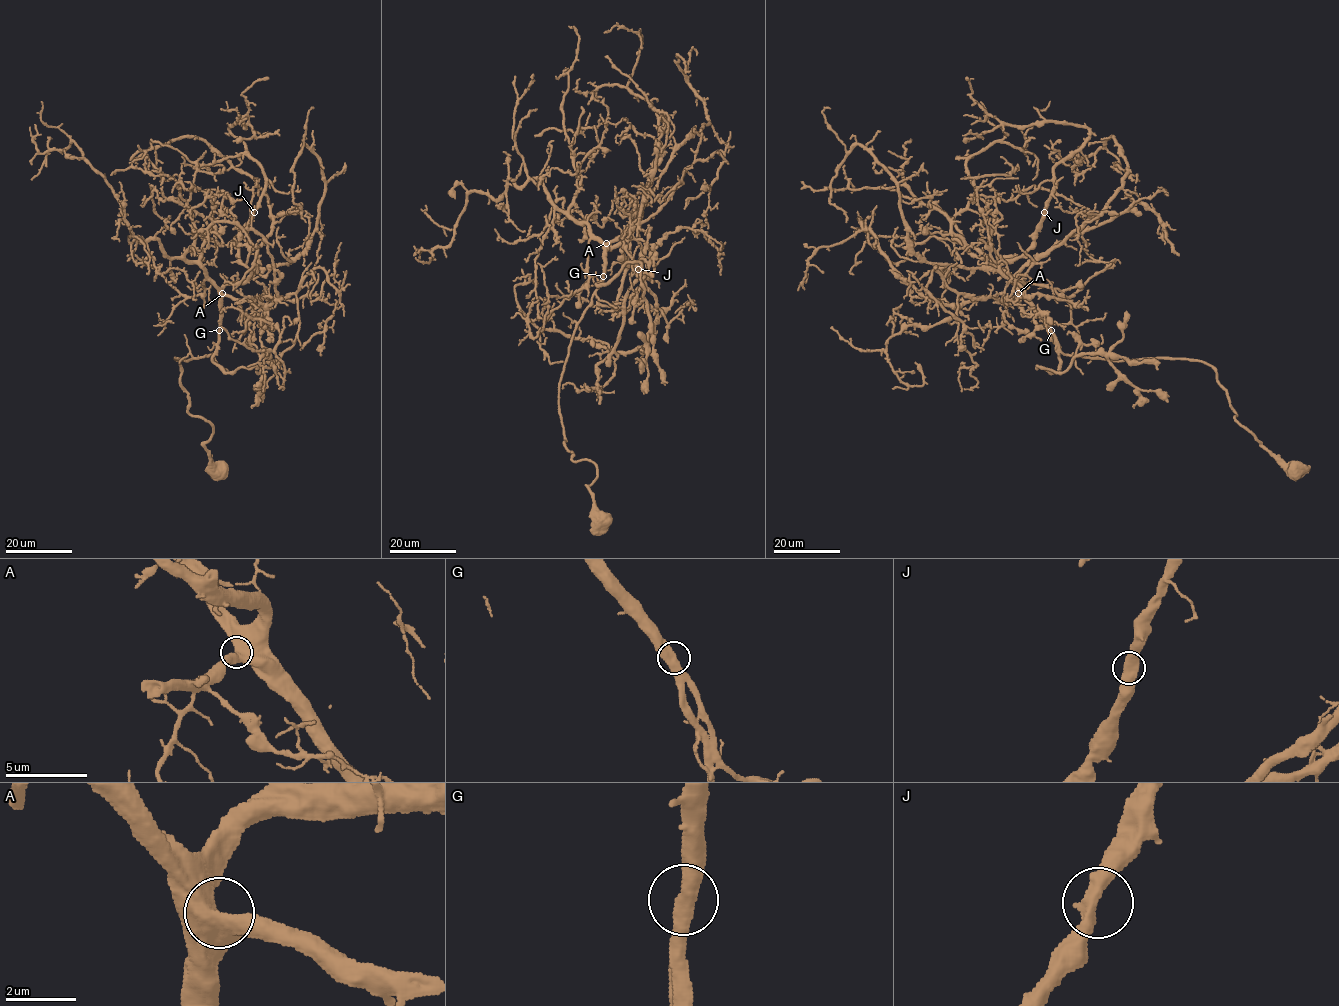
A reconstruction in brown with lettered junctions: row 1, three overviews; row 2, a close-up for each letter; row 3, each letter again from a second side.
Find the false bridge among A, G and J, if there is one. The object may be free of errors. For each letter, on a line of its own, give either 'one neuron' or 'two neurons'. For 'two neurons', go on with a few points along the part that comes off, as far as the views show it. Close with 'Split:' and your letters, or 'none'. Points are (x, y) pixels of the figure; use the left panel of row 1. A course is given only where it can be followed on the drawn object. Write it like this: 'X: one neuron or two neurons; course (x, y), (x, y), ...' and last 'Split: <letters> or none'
A: one neuron
G: one neuron
J: one neuron
Split: none

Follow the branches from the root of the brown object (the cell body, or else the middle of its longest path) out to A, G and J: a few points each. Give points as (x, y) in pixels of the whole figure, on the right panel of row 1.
A: (1297, 471), (1235, 420), (1228, 393), (1211, 366), (1182, 358), (1113, 361), (1064, 355), (1050, 327), (1018, 293)
G: (1297, 471), (1235, 420), (1228, 393), (1211, 366), (1182, 358), (1113, 361), (1064, 355), (1050, 330)
J: (1297, 471), (1235, 420), (1211, 366), (1060, 351), (1023, 285), (1000, 269), (1031, 245), (1044, 212)

